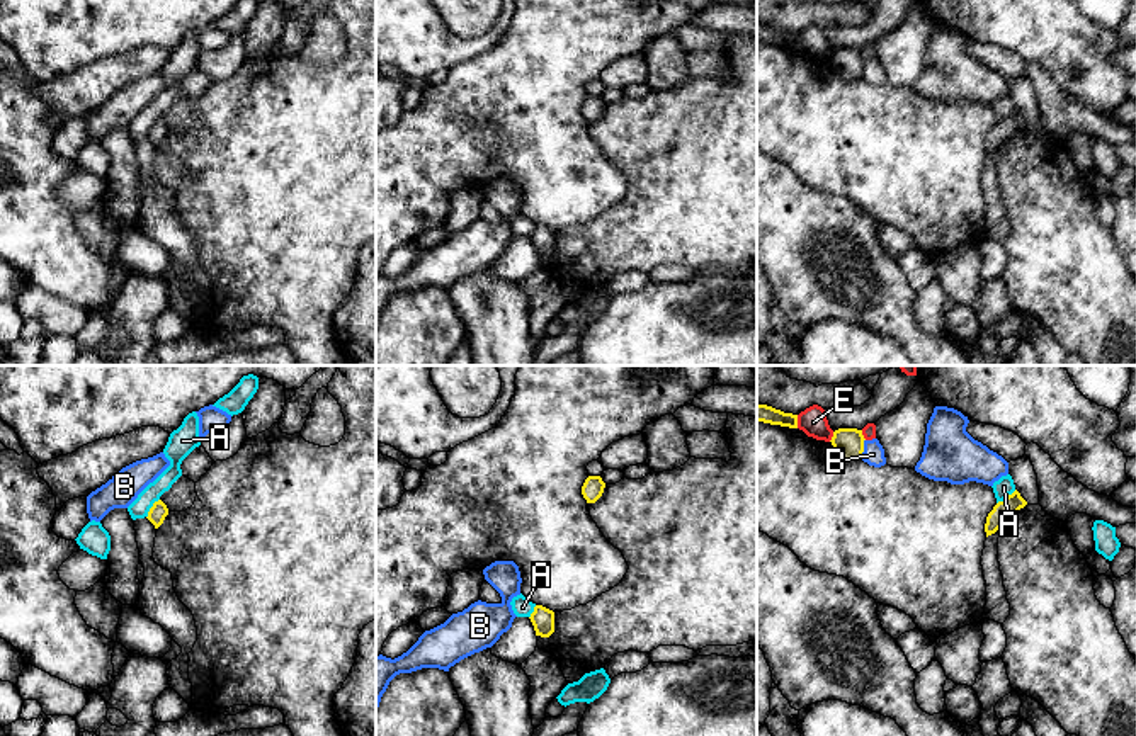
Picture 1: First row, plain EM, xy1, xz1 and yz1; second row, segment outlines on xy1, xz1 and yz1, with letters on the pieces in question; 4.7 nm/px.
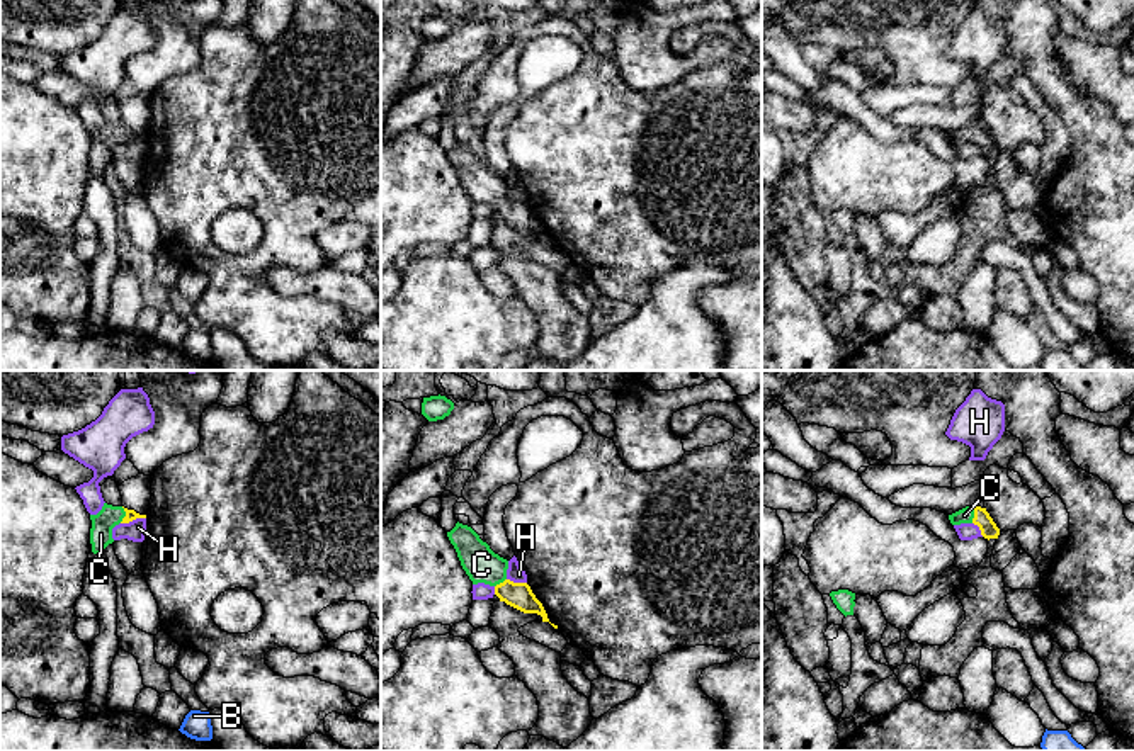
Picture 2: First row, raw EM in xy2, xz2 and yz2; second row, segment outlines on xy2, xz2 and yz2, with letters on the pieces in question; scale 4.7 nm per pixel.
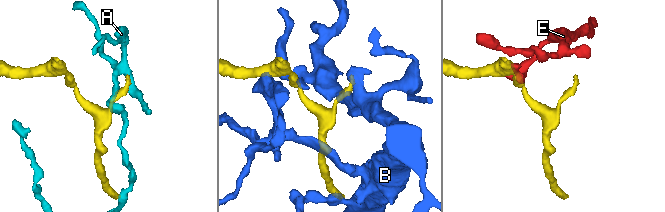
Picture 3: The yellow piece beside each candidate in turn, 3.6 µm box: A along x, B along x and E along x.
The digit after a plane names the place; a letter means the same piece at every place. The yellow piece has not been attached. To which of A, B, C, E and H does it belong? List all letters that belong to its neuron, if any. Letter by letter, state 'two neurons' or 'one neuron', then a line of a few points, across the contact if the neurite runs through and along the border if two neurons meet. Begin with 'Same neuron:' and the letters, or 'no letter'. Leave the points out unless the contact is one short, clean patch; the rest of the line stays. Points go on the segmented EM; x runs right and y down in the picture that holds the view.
Same neuron: C
A: two neurons | xy1 (159, 498), (147, 517)
B: two neurons | yz1 (864, 439), (864, 449), (859, 458)
C: one neuron | xy2 (131, 515), (126, 515), (118, 515), (101, 534)
E: two neurons
H: two neurons | xy2 (145, 517), (121, 524)

